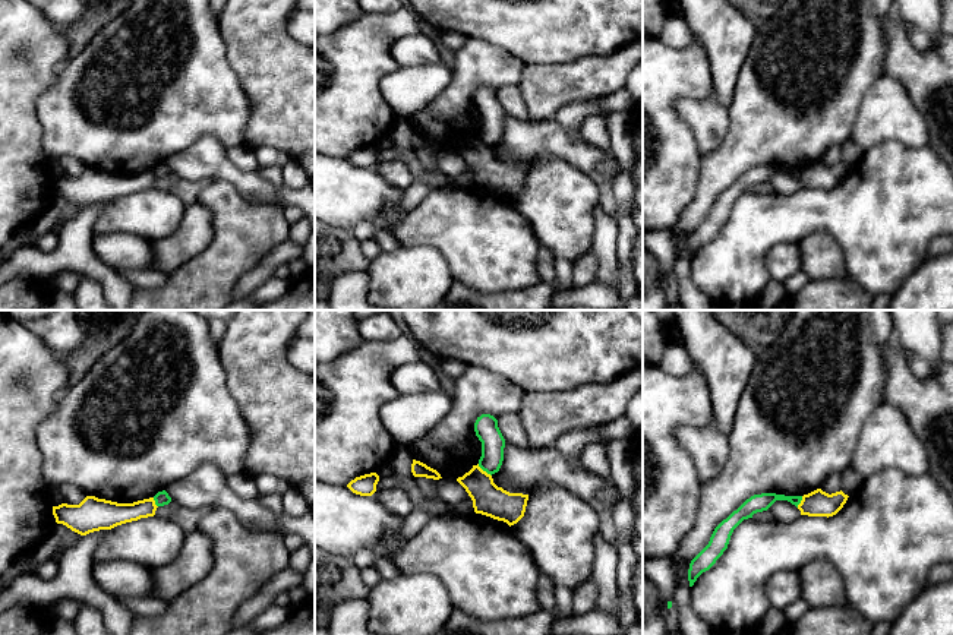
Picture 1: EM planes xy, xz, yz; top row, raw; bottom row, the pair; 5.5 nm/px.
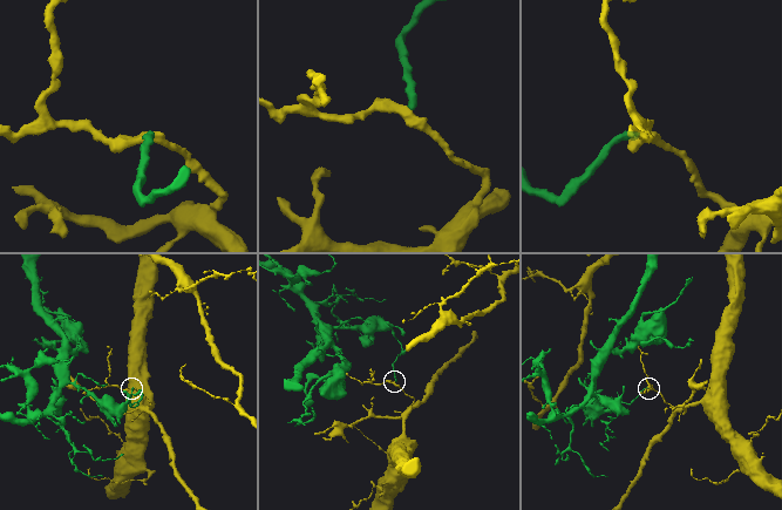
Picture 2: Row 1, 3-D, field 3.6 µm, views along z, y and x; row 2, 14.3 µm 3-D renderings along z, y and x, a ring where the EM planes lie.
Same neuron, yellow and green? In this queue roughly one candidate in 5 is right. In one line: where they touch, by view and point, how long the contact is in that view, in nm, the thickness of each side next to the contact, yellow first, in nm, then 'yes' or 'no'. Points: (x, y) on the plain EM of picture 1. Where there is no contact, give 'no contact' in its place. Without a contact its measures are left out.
xz (485, 144) | 100 nm | 180/130 nm | no

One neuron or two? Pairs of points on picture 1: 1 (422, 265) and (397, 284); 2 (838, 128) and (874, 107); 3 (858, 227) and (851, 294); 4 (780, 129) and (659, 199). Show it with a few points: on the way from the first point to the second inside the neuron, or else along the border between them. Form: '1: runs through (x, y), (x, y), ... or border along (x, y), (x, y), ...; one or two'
1: runs through (416, 271), (403, 283); one
2: border along (870, 87), (862, 98), (848, 139); two
3: border along (849, 274), (871, 294); two
4: border along (703, 157), (696, 195), (685, 207); two

